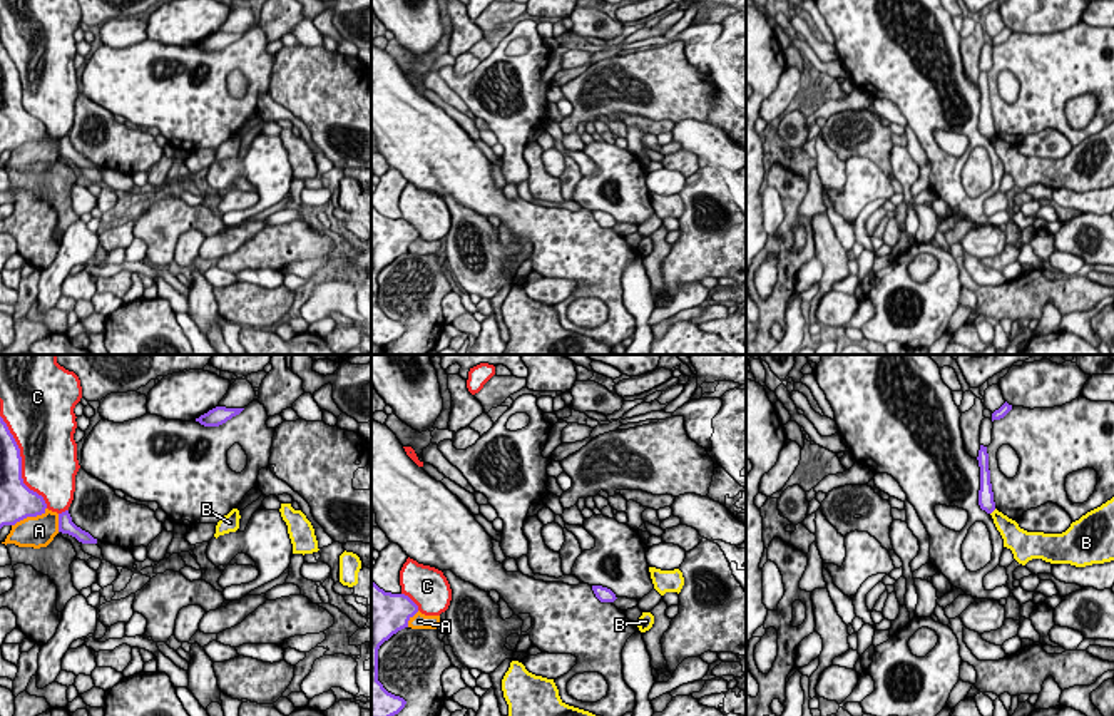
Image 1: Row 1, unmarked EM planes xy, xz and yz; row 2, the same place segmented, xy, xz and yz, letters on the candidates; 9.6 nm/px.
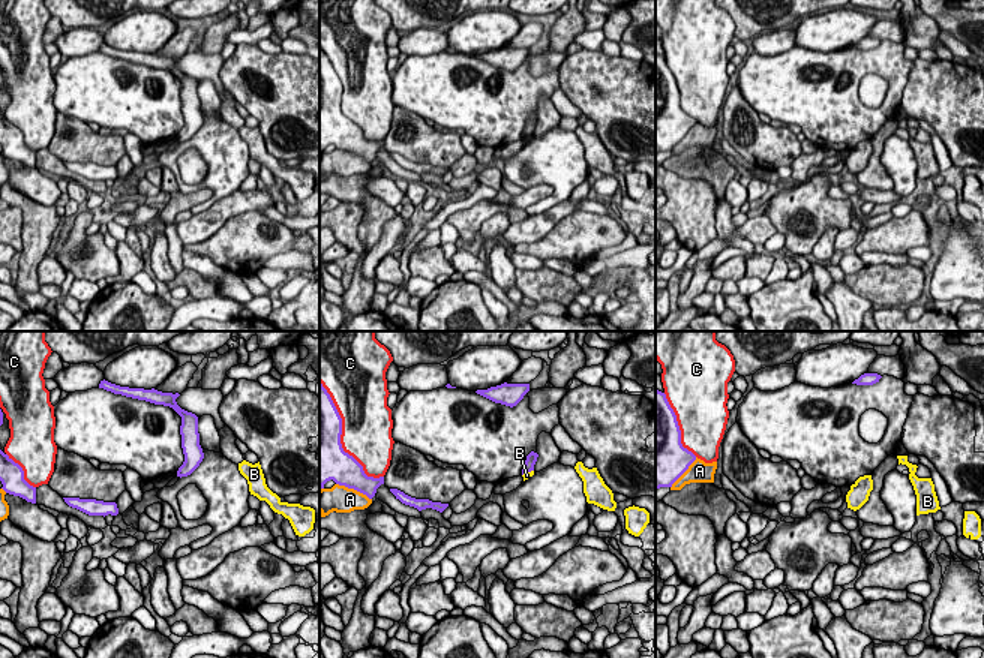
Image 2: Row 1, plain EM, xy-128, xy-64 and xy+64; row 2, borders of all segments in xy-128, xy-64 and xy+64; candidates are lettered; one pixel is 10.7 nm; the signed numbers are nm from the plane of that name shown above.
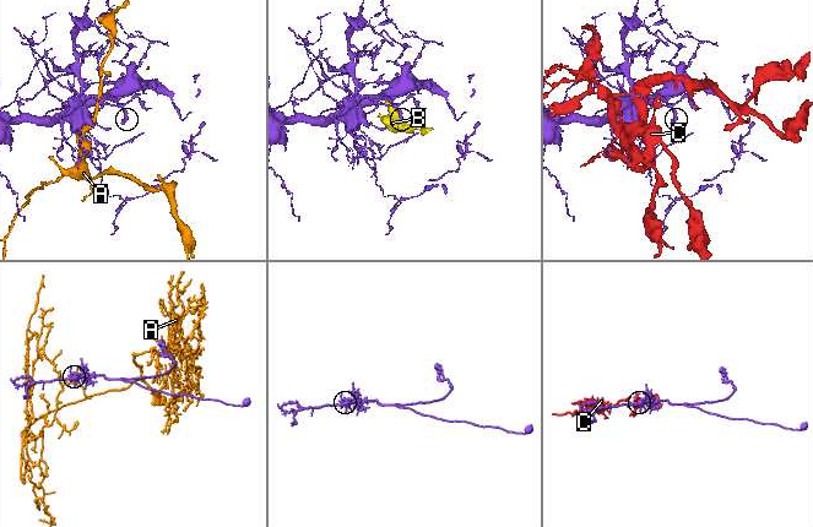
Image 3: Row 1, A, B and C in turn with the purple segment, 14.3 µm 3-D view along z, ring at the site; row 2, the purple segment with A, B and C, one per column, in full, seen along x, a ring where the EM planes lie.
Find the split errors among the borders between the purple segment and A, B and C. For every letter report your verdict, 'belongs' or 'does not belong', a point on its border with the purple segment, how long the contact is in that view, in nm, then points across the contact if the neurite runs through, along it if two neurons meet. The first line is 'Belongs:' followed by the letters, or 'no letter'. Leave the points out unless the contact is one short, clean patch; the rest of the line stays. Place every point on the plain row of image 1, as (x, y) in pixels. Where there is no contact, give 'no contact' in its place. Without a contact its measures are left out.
Belongs: no letter
A: does not belong | xy (29, 141) | 380 nm
B: does not belong | yz (992, 136) | 80 nm | along yz (996, 134), (991, 139)
C: does not belong | xy (20, 89) | 1000 nm

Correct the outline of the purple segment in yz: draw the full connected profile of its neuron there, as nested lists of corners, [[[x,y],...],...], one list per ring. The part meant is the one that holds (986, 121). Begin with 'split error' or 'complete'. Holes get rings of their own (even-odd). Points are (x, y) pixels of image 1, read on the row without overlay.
complete | [[[980,70],[977,85],[980,92],[979,130],[987,139],[992,139],[995,136],[995,127],[994,127],[994,117],[992,117],[992,109],[990,109],[987,72]]]

